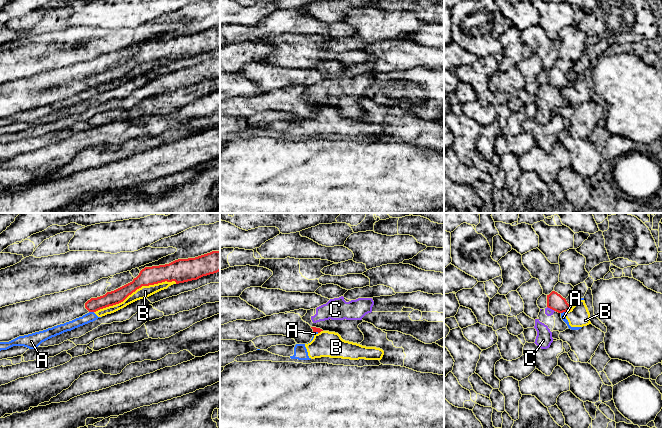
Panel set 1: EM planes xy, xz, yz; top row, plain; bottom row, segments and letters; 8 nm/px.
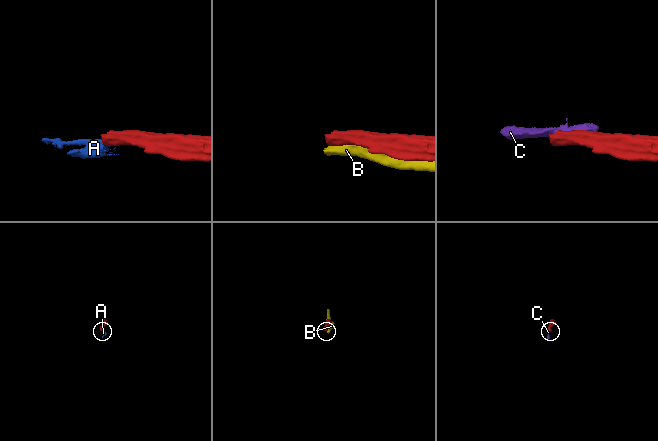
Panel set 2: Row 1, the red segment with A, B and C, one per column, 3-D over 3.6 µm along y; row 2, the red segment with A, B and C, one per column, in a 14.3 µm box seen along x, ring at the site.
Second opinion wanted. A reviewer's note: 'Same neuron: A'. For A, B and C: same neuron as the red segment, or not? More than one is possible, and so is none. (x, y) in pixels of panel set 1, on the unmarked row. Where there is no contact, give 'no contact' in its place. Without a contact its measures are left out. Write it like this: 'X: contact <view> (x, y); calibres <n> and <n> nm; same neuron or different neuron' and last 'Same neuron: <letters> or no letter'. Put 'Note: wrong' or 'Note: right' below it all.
A: contact xy (91, 87); calibres 120 and 80 nm; different neuron
B: contact xy (135, 66); calibres 140 and 100 nm; different neuron
C: contact yz (551, 84); calibres 140 and 60 nm; different neuron
Same neuron: no letter
Note: wrong

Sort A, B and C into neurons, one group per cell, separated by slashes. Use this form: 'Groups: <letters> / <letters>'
Groups: A B / C

